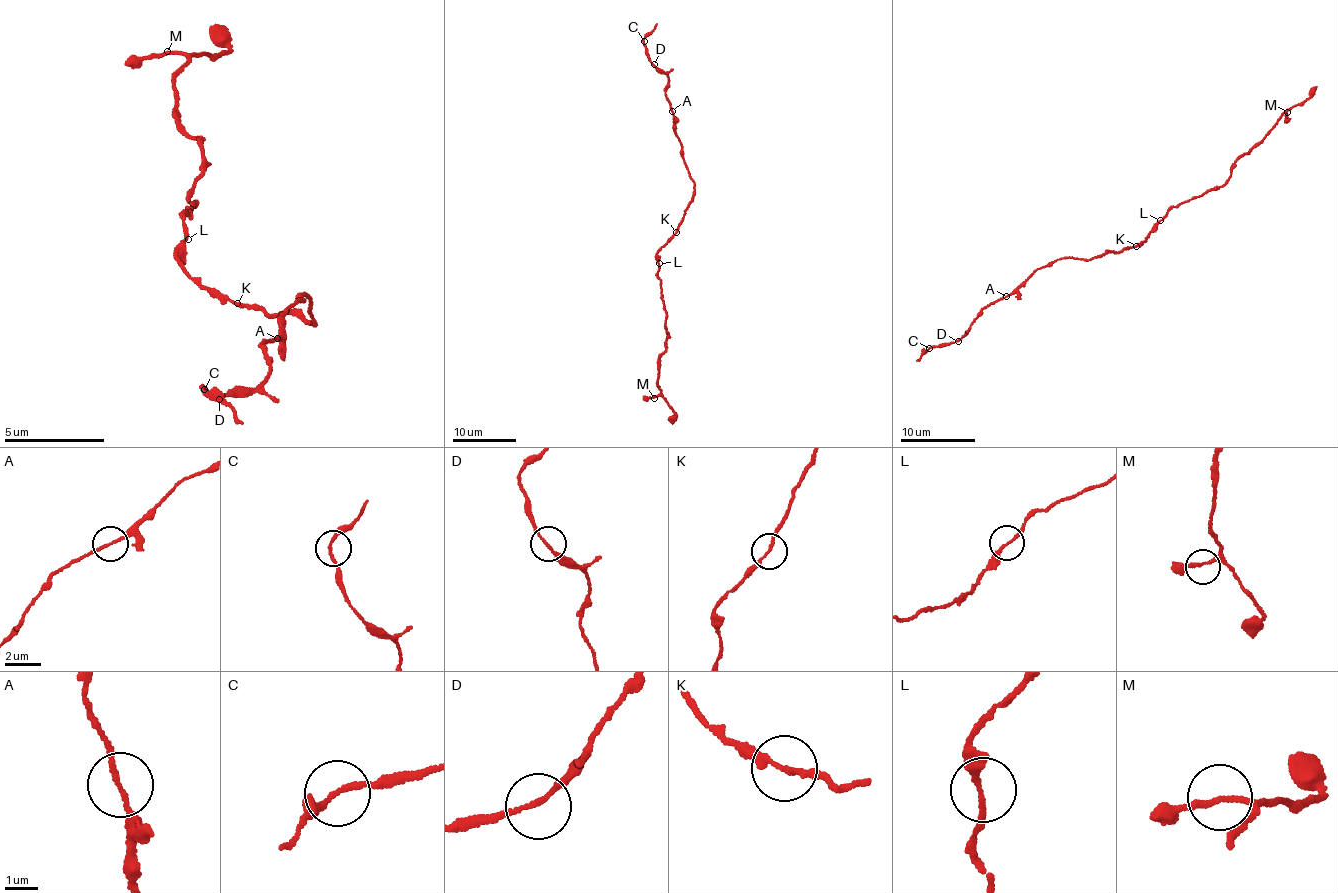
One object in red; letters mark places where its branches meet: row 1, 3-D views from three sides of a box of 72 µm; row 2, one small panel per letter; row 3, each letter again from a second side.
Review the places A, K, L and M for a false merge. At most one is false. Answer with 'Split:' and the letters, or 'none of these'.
Split: none of these

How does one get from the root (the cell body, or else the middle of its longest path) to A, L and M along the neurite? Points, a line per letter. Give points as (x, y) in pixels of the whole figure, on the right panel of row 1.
A: (1129, 246), (1090, 259), (1058, 258), (1038, 268), (1007, 296)
L: (1129, 246), (1135, 247), (1148, 238), (1160, 220)
M: (1129, 246), (1148, 238), (1173, 206), (1221, 187), (1233, 164), (1287, 112)

